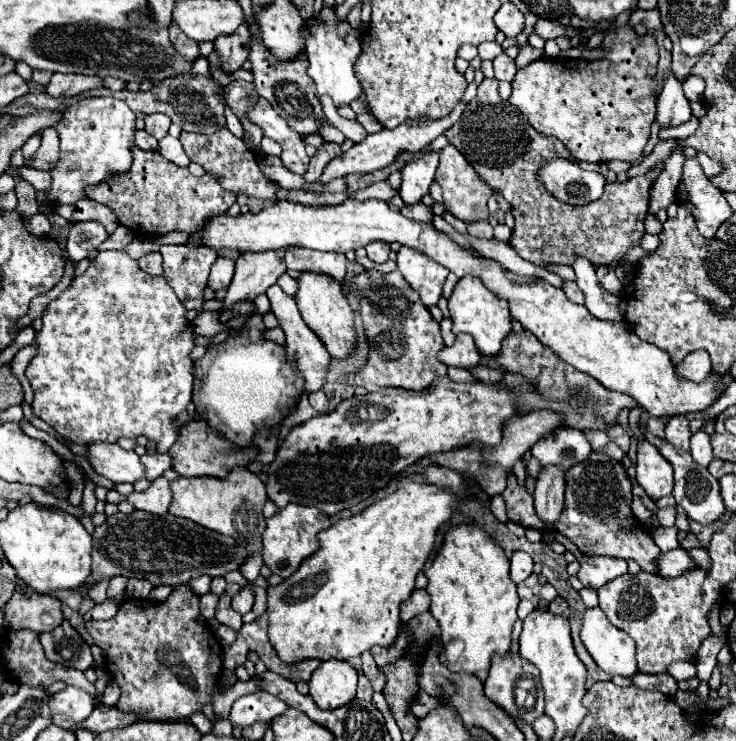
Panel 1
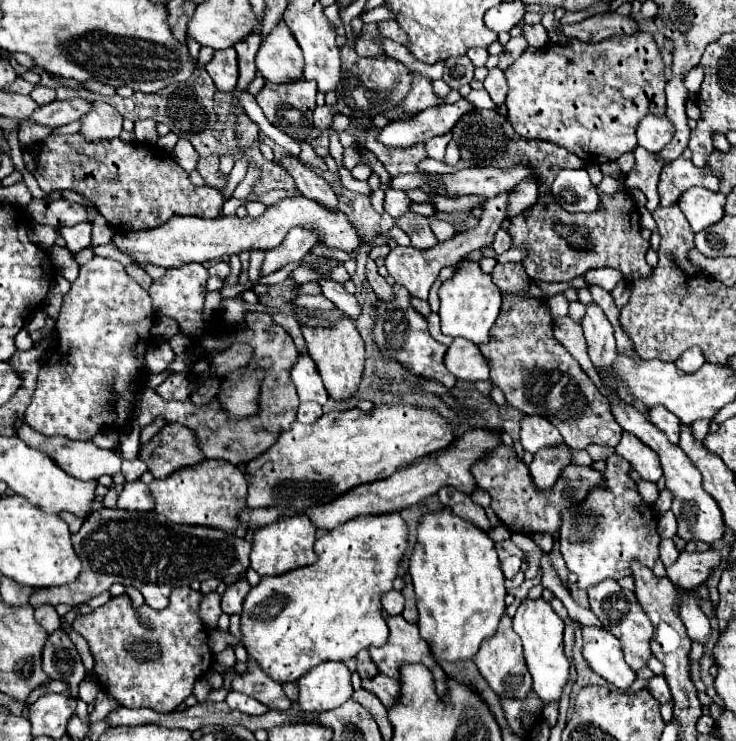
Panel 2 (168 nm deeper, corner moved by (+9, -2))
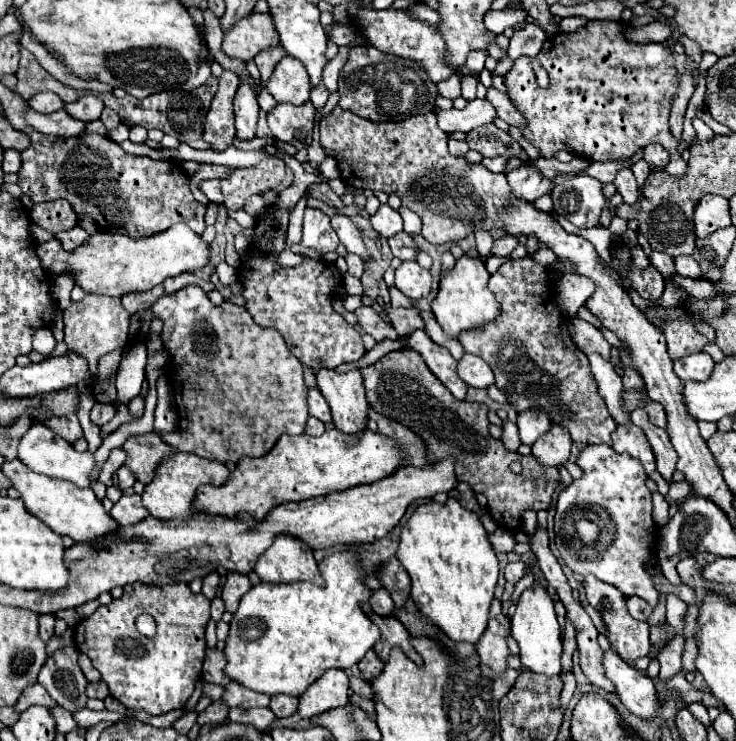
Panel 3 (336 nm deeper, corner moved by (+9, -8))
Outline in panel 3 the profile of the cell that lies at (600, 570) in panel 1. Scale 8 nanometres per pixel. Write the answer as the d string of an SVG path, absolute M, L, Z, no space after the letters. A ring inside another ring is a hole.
M607 444L585 446L577 454L577 466L583 470L583 476L571 480L557 496L557 550L573 572L583 576L593 574L599 580L613 584L625 596L631 596L627 600L629 614L635 620L647 620L653 612L651 608L659 604L659 592L643 566L657 544L659 530L651 518L651 492L645 486L647 474L639 460L627 456L627 452L619 454ZM597 512L609 512L609 524L603 520L603 528L591 520L591 516L599 516Z

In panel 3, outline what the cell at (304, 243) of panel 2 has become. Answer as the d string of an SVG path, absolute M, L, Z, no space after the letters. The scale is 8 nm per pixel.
M305 208L305 218L303 218L303 242L301 246L315 248L317 252L333 252L339 244L339 238L335 230L329 224L329 216L321 212L319 208Z

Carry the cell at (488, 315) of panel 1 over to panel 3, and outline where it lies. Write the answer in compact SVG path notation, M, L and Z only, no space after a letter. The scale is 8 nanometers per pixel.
M469 256L459 258L453 270L441 276L439 292L431 302L431 310L441 328L445 330L445 334L457 338L463 330L479 328L499 314L499 304L495 300L495 294L489 290L487 282L489 282L489 272L485 268L485 262L481 258L469 258Z

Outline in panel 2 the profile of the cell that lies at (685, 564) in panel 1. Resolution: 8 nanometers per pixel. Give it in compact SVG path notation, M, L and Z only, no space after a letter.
M713 550L707 552L681 552L679 558L667 566L667 578L681 588L693 590L697 584L705 582L711 570L719 564L719 554Z

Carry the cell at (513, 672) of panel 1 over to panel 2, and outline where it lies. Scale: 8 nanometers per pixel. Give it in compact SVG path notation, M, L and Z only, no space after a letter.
M505 614L499 622L499 630L495 632L493 638L487 638L483 642L483 646L479 648L479 652L475 654L475 664L481 672L481 676L487 680L489 688L503 696L503 698L517 698L523 700L531 690L533 690L533 680L531 674L525 666L525 658L523 658L523 650L521 650L521 640L519 636L513 632L511 628L511 618Z

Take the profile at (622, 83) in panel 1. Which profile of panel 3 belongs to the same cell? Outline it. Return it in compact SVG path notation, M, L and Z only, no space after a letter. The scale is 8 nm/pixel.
M593 20L593 22L587 22L583 28L575 30L575 32L557 32L553 36L549 36L541 48L541 52L537 54L537 60L539 64L547 70L549 74L549 86L547 88L541 88L537 84L537 78L535 78L535 72L531 68L531 58L529 56L521 56L515 60L511 72L505 76L507 78L507 92L509 92L509 98L515 102L515 108L527 118L527 128L523 130L523 136L539 148L541 156L543 158L553 158L555 152L559 150L569 150L573 152L575 156L579 158L585 158L589 162L609 162L609 160L629 160L637 150L641 150L641 146L647 146L647 144L661 144L667 152L669 152L670 162L665 167L665 170L671 176L677 176L681 178L685 174L685 168L687 168L687 162L681 158L681 154L677 152L677 146L679 146L679 140L675 140L671 136L671 130L669 130L669 110L671 110L671 104L673 104L673 98L675 98L675 92L677 92L677 86L679 86L679 76L677 76L677 70L675 70L675 60L673 60L673 54L669 50L667 44L631 44L631 40L623 40L623 32L619 32L619 28L627 28L629 24L625 22L611 22L611 20Z

